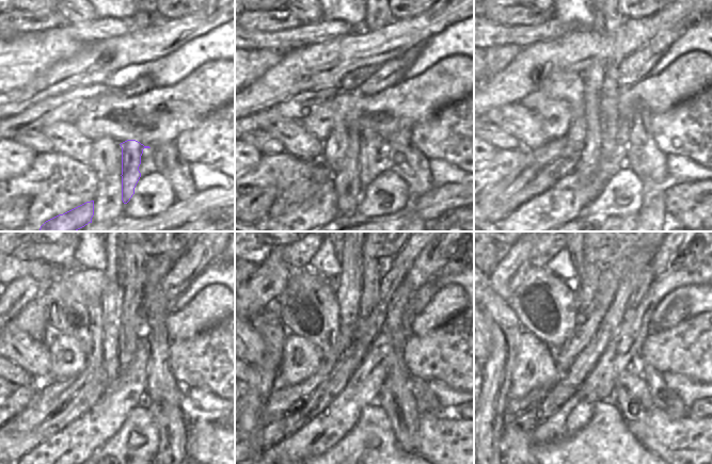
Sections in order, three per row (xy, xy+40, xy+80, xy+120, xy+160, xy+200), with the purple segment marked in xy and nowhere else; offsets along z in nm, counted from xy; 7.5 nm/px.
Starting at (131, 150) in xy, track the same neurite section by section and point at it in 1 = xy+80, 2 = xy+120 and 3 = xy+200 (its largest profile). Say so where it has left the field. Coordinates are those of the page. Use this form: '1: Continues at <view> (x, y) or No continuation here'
1: Continues at xy+80 (564, 201)
2: Continues at xy+120 (73, 445)
3: Continues at xy+200 (691, 268).

